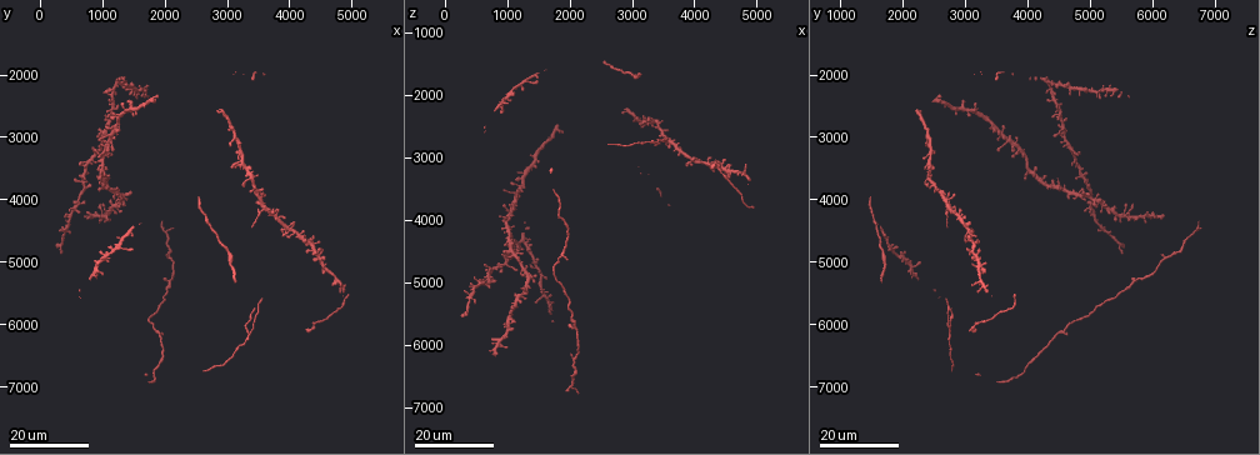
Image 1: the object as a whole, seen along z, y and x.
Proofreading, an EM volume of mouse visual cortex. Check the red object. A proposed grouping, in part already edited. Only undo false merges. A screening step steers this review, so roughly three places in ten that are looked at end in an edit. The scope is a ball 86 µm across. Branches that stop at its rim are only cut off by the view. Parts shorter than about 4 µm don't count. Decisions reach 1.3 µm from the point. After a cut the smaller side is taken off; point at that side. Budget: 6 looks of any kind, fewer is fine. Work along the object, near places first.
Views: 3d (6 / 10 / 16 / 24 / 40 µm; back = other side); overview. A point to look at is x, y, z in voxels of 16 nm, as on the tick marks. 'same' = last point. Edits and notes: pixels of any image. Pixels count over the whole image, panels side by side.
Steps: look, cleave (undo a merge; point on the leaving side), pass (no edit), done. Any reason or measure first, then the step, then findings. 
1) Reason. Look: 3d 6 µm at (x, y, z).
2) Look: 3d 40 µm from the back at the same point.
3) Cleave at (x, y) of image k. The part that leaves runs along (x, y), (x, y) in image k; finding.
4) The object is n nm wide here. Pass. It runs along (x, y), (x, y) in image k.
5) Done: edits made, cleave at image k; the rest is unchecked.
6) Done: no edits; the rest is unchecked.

Four-way junction. Look: 3d 16 µm at (3600, 4150, 2700).

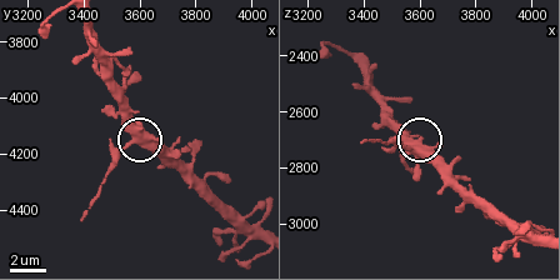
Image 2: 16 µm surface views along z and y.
Look: 3d 10 µm at (3590, 4160, 2740).

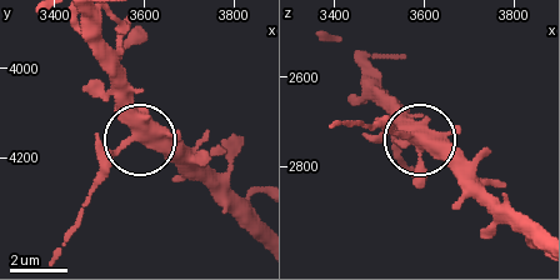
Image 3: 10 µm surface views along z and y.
The object is 410 nm wide here. Cleave at (93, 190) of image 3. The part that leaves runs along (113, 159), (55, 256) in image 3; two neurons meet here.

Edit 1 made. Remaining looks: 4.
Three-way junction. Look: 3d 24 µm at (3150, 3400, 2400).

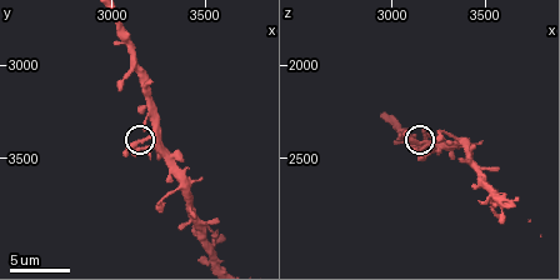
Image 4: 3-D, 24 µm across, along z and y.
Closer look. Look: 3d 10 µm at (3160, 3420, 2420).

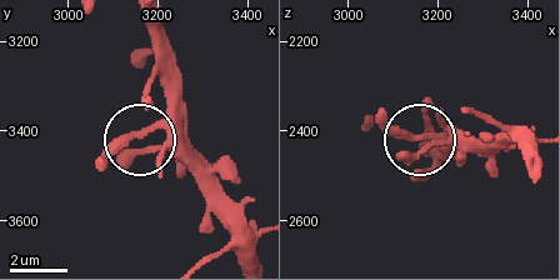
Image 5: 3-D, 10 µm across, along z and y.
The side arm is 71 µm long. Pass. One neuron here.

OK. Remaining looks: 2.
A fork. Look: 3d 16 µm at (3350, 6150, 2750).

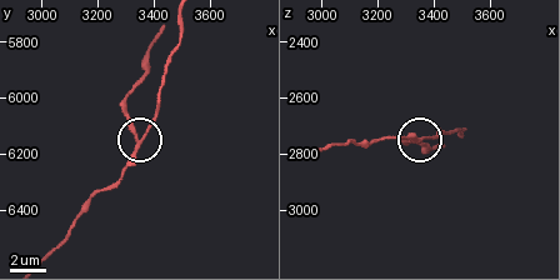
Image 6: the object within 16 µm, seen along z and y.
Look: 3d 10 µm at (3350, 6150, 2760).

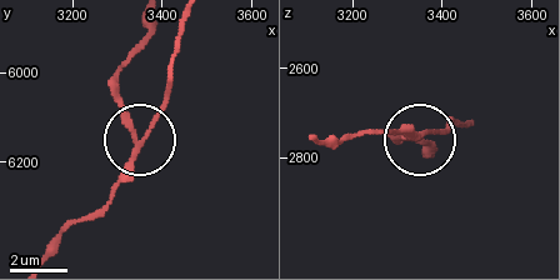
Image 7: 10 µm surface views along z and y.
The side arm is 8 µm long; 3 arms meet here. Cleave at (118, 101) of image 7. A second neuron is stuck on.

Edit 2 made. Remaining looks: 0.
Done: edits made, cleave at image 3, cleave at image 7; the rest is unchecked.

